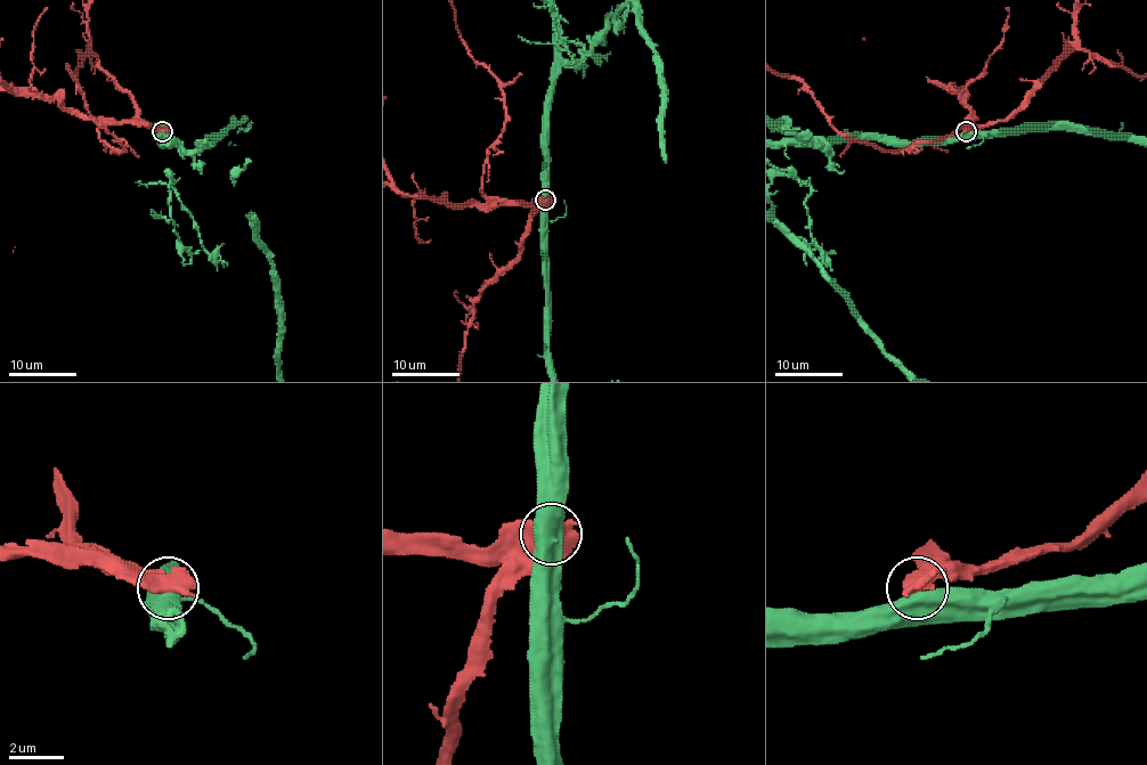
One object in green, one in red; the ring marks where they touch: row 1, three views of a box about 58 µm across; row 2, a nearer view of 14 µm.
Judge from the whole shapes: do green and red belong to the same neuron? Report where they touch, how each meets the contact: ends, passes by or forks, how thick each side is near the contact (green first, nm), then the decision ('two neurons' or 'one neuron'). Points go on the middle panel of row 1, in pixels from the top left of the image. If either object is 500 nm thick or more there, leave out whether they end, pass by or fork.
(545, 200) | 800/500 nm | two neurons

